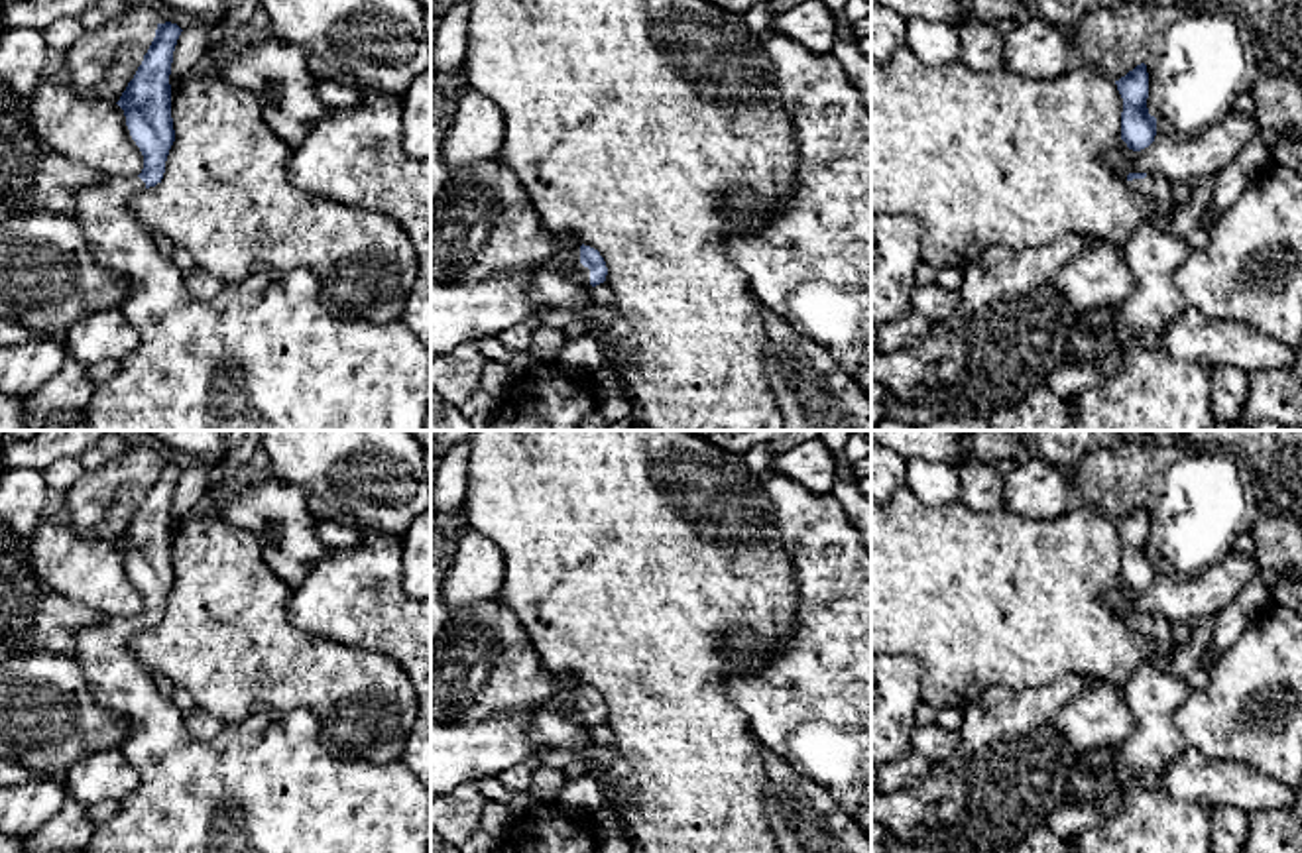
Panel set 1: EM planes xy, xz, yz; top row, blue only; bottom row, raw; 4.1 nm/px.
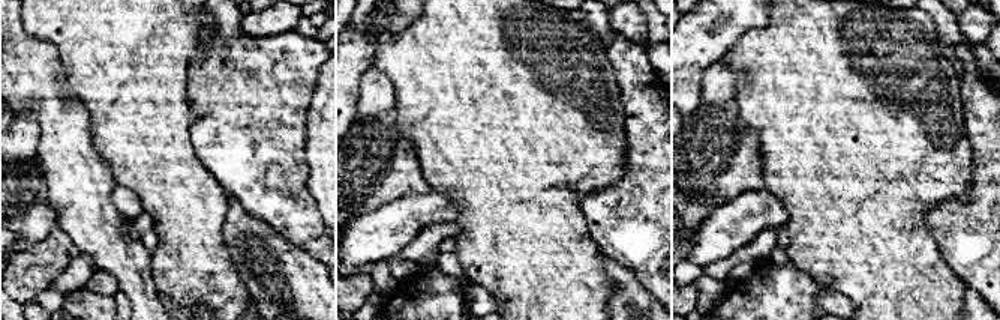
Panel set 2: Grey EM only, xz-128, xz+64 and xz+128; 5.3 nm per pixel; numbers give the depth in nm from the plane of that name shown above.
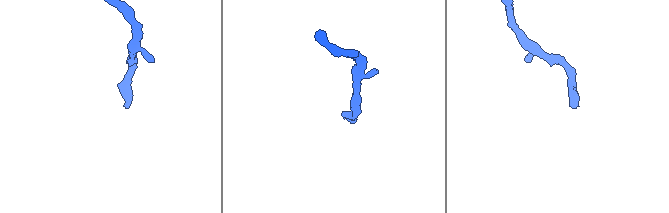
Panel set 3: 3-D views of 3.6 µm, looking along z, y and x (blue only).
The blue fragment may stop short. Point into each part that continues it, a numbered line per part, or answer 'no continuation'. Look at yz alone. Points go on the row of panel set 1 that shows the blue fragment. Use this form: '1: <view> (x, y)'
1: yz (1151, 390)

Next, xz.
1: xz (469, 311)

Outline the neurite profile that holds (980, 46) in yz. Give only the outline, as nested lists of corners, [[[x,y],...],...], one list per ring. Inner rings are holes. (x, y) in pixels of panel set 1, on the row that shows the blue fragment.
[[[989,24],[958,26],[960,33],[960,61],[974,71],[1001,69],[1003,35]]]

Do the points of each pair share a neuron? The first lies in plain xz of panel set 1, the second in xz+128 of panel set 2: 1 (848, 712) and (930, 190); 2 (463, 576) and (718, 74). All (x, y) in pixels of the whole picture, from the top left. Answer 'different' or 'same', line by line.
1: different
2: same

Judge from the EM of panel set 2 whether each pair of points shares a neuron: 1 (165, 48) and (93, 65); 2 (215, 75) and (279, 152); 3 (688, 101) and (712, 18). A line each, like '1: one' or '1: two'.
1: one
2: one
3: one

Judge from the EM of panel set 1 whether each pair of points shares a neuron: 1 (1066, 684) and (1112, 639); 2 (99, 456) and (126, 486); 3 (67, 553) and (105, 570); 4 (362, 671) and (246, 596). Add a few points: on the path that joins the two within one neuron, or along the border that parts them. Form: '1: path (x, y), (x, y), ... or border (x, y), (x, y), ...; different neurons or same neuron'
1: border (1094, 682), (1080, 675), (1065, 673), (1031, 686); different neurons
2: border (128, 451), (85, 470); different neurons
3: path (77, 563), (85, 570), (95, 570); same neuron
4: path (333, 671), (319, 671), (274, 625); same neuron

